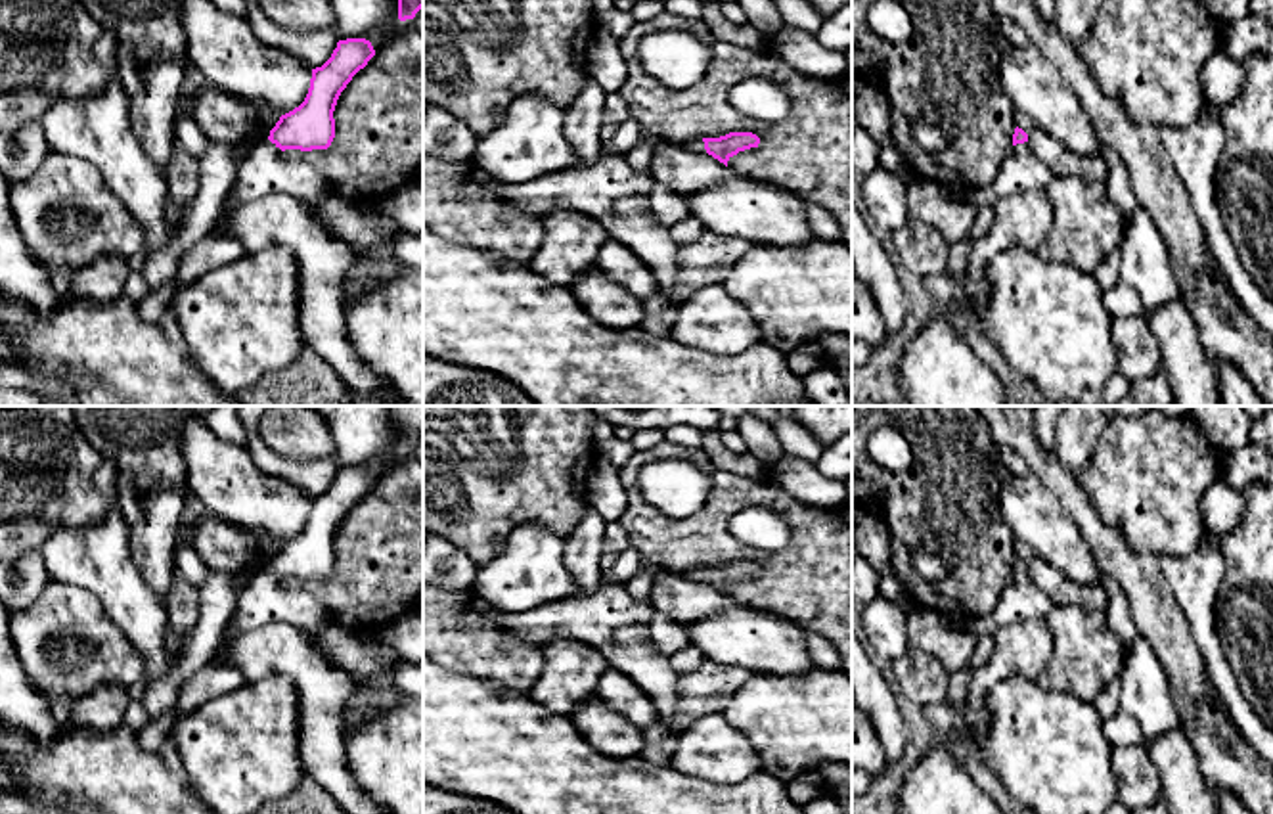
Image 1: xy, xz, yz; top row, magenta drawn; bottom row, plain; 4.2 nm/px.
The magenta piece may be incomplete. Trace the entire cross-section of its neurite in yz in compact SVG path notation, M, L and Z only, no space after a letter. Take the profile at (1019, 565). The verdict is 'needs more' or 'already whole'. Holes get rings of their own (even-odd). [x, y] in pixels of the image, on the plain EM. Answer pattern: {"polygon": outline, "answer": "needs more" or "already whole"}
{"polygon": "M1016 555L1013 580L1005 588L1001 601L988 615L967 621L965 626L976 638L994 638L1001 628L1015 622L1047 617L1053 607L1053 601L1032 582L1028 563Z", "answer": "needs more"}

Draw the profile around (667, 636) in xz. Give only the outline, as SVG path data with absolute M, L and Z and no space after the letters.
M659 611L651 619L649 634L655 649L666 657L691 644L687 630Z

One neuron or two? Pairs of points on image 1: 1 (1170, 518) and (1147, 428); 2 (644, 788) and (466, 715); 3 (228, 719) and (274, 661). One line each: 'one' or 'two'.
1: one
2: one
3: two

